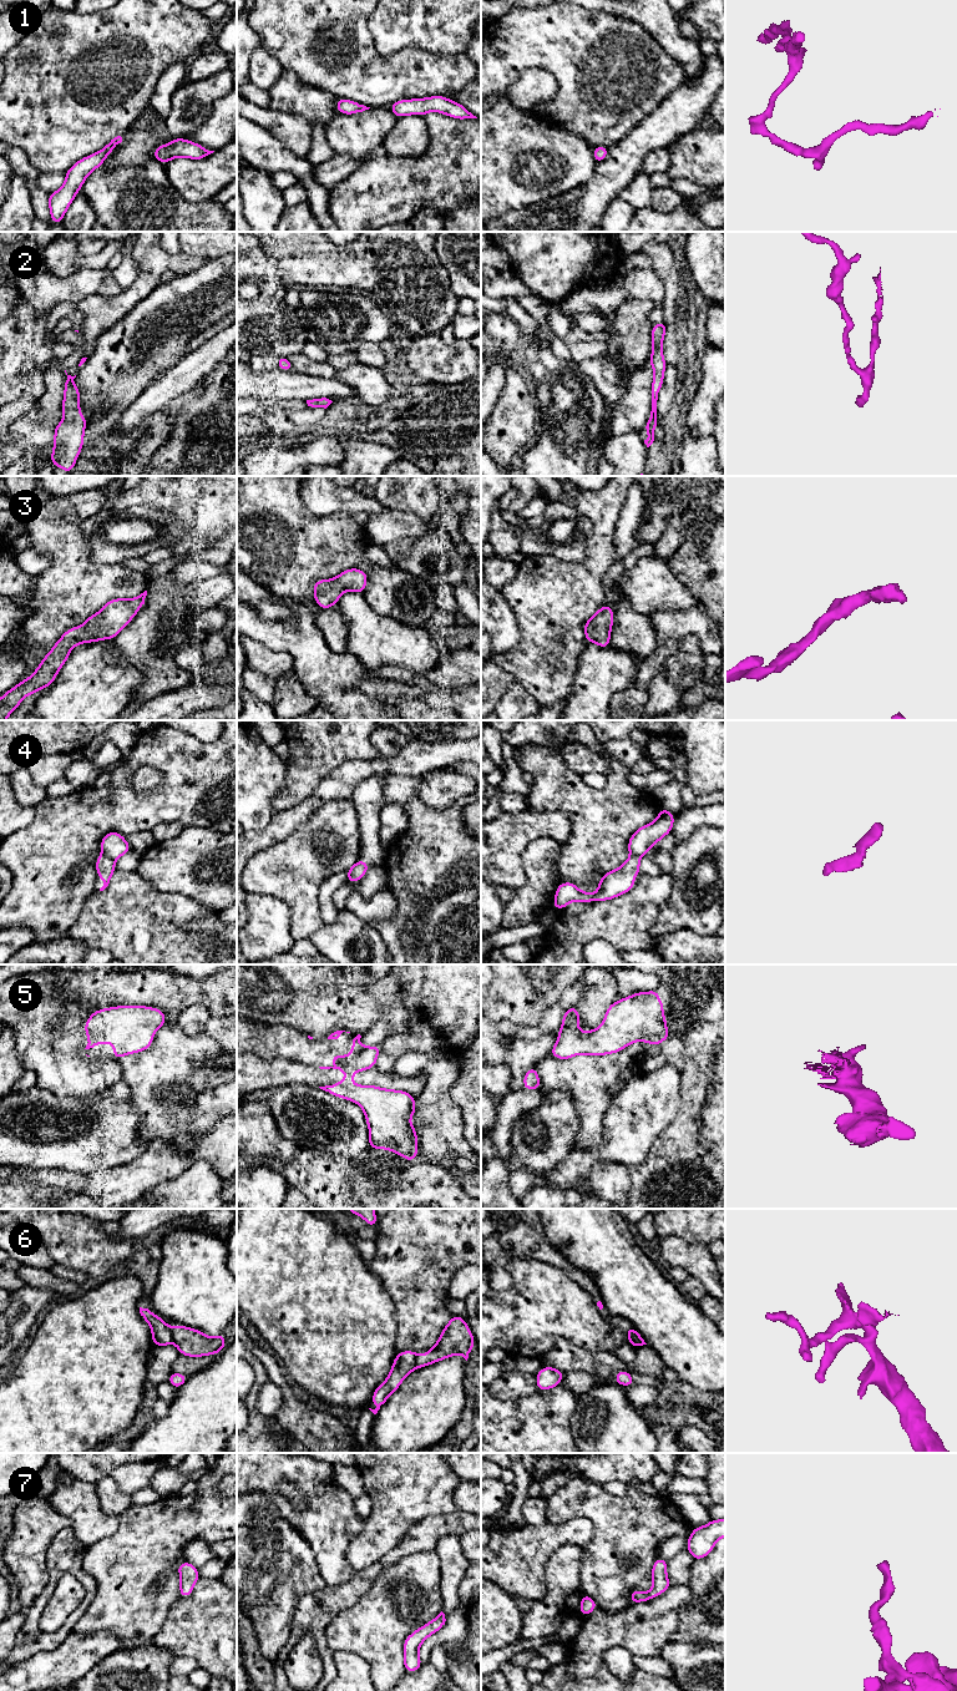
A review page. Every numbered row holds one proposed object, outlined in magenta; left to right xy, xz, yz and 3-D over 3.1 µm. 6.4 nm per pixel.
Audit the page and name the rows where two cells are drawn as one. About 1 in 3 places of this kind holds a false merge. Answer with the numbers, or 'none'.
4, 6

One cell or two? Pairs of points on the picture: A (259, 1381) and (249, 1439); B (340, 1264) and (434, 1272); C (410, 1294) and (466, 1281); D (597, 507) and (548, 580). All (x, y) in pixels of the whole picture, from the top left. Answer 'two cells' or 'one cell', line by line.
A: one cell
B: two cells
C: two cells
D: one cell

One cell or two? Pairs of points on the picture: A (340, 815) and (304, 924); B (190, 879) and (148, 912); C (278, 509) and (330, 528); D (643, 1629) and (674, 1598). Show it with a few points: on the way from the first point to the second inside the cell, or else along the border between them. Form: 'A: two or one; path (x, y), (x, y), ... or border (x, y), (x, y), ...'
A: one; path (310, 831), (309, 855), (304, 860), (304, 892)
B: two; border (146, 879), (161, 891), (180, 892), (199, 904)
C: one; path (290, 521), (294, 525), (318, 528)
D: one; path (651, 1621), (667, 1605)

